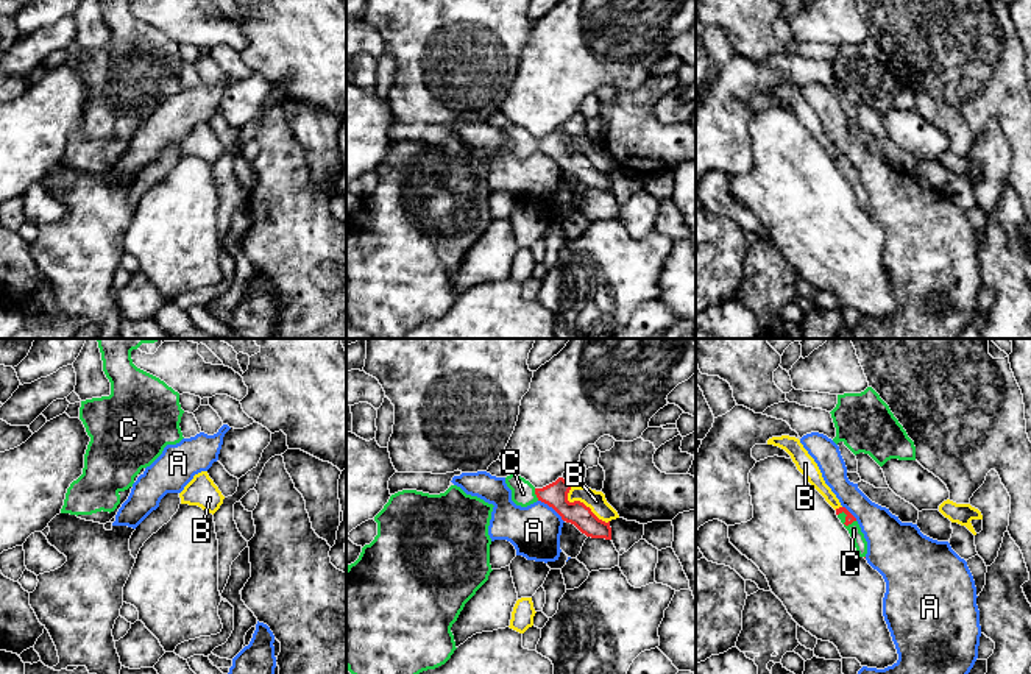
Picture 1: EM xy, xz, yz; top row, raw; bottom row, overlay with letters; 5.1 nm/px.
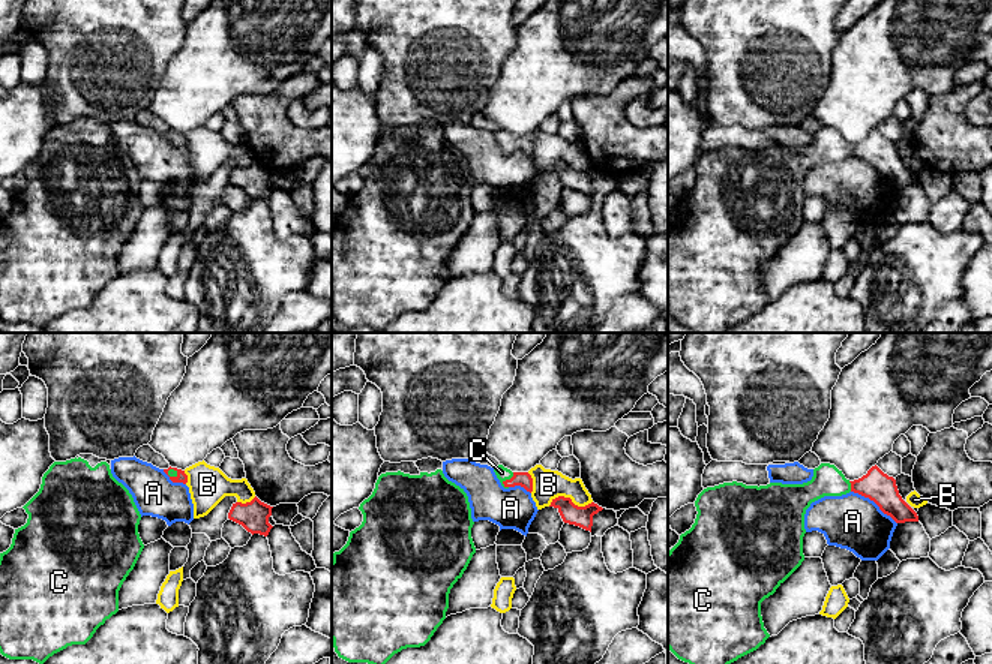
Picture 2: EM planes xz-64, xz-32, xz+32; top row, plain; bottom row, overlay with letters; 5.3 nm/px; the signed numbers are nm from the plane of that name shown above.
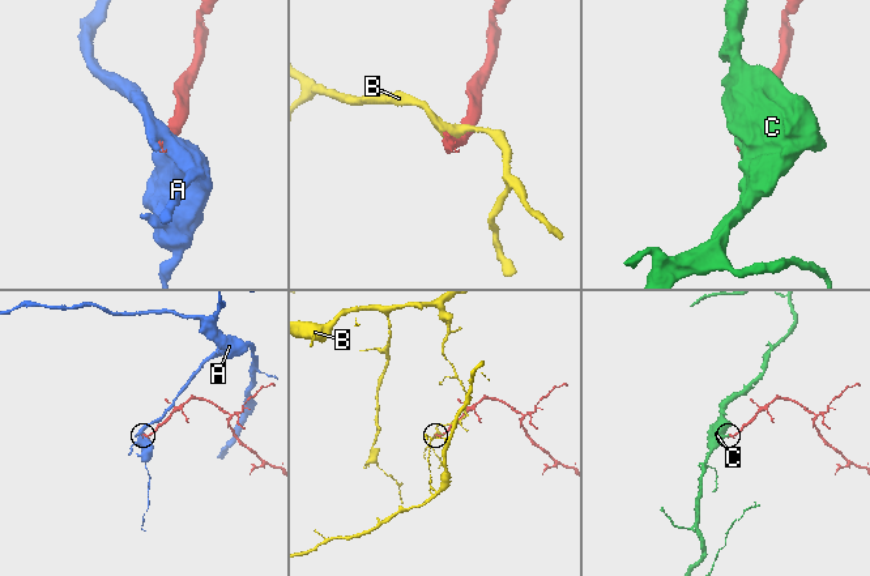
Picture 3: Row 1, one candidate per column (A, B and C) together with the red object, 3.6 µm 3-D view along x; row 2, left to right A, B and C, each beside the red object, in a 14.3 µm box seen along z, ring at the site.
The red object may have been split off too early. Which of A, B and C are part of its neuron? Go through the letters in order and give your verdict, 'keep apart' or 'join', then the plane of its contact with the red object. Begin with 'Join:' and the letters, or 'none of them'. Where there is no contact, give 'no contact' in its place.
Join: C
A: keep apart; contact in xz
B: keep apart; contact in xz
C: join; contact in yz

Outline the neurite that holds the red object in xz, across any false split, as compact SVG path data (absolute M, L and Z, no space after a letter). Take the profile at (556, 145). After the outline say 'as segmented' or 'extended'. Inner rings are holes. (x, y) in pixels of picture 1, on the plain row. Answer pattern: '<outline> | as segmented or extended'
M510 125L505 128L505 134L512 140L512 151L516 156L527 158L541 151L552 158L563 172L574 175L586 187L611 190L610 172L605 173L599 170L591 159L580 151L568 151L571 136L563 128L558 128L543 139L535 139L524 128Z | extended

